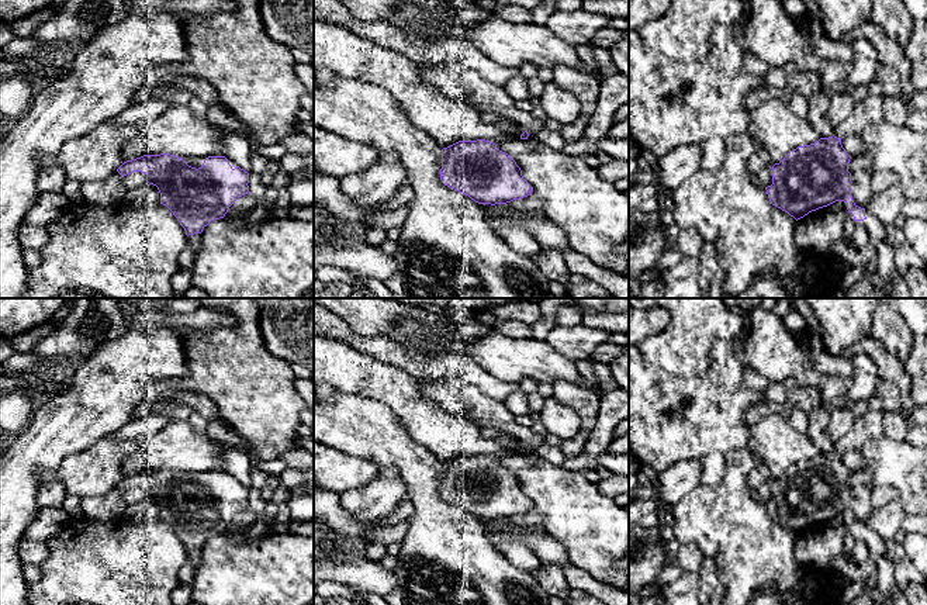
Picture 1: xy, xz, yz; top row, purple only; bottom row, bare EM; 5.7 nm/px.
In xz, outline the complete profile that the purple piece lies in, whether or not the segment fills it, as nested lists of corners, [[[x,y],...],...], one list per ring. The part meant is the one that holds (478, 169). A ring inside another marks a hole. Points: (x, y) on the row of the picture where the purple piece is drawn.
[[[485,139],[443,148],[440,180],[478,204],[506,204],[532,194],[516,162]]]

